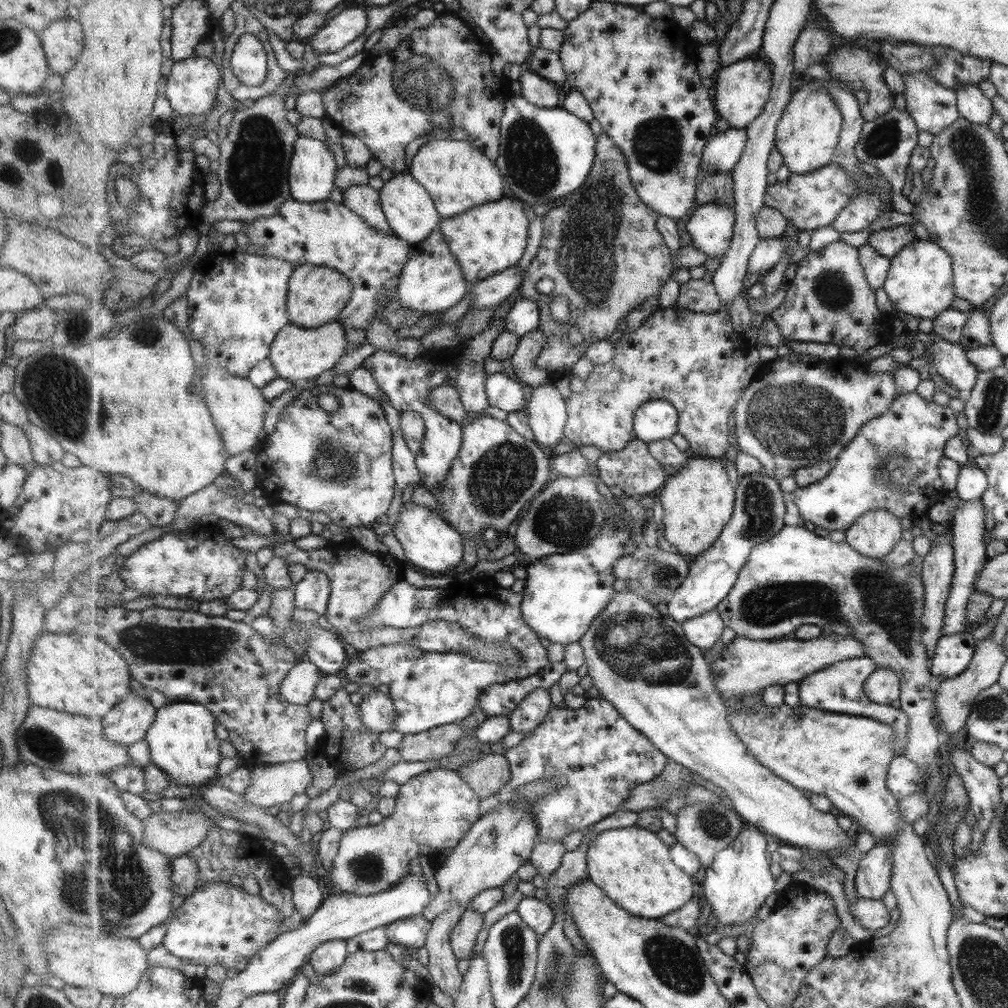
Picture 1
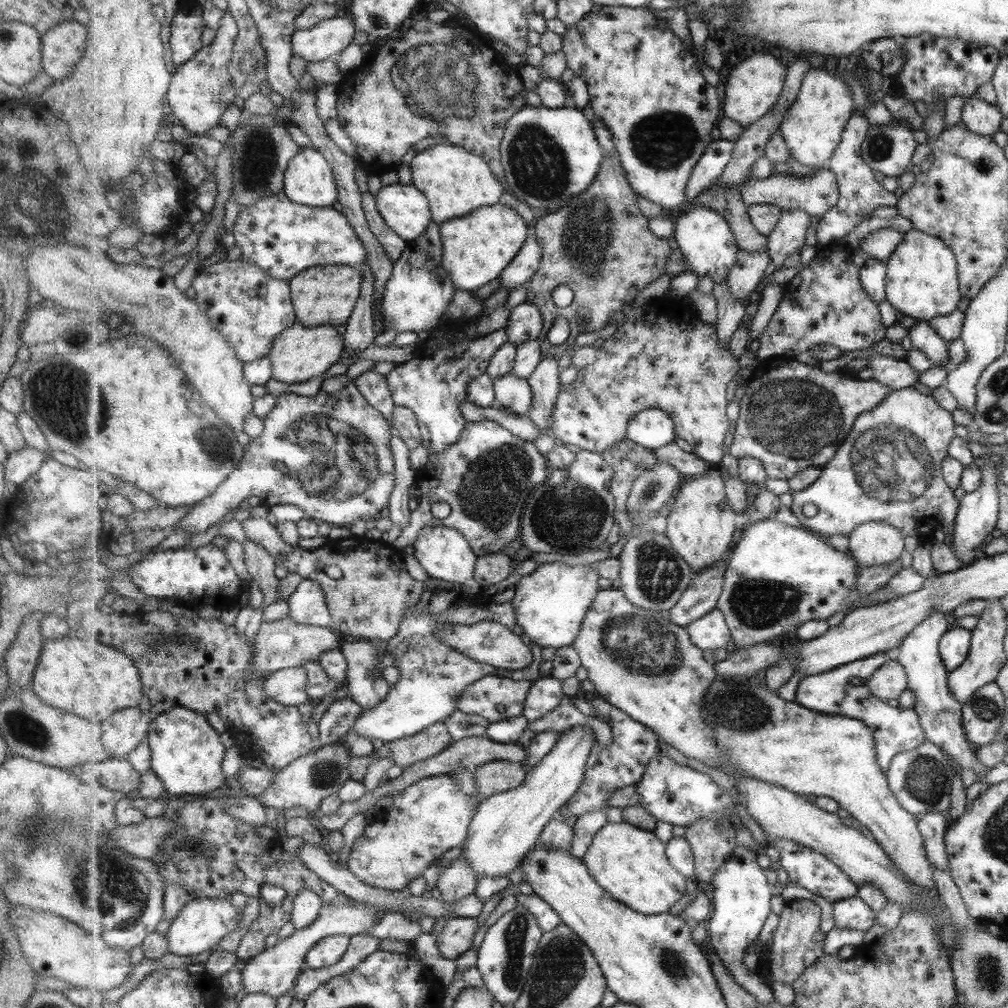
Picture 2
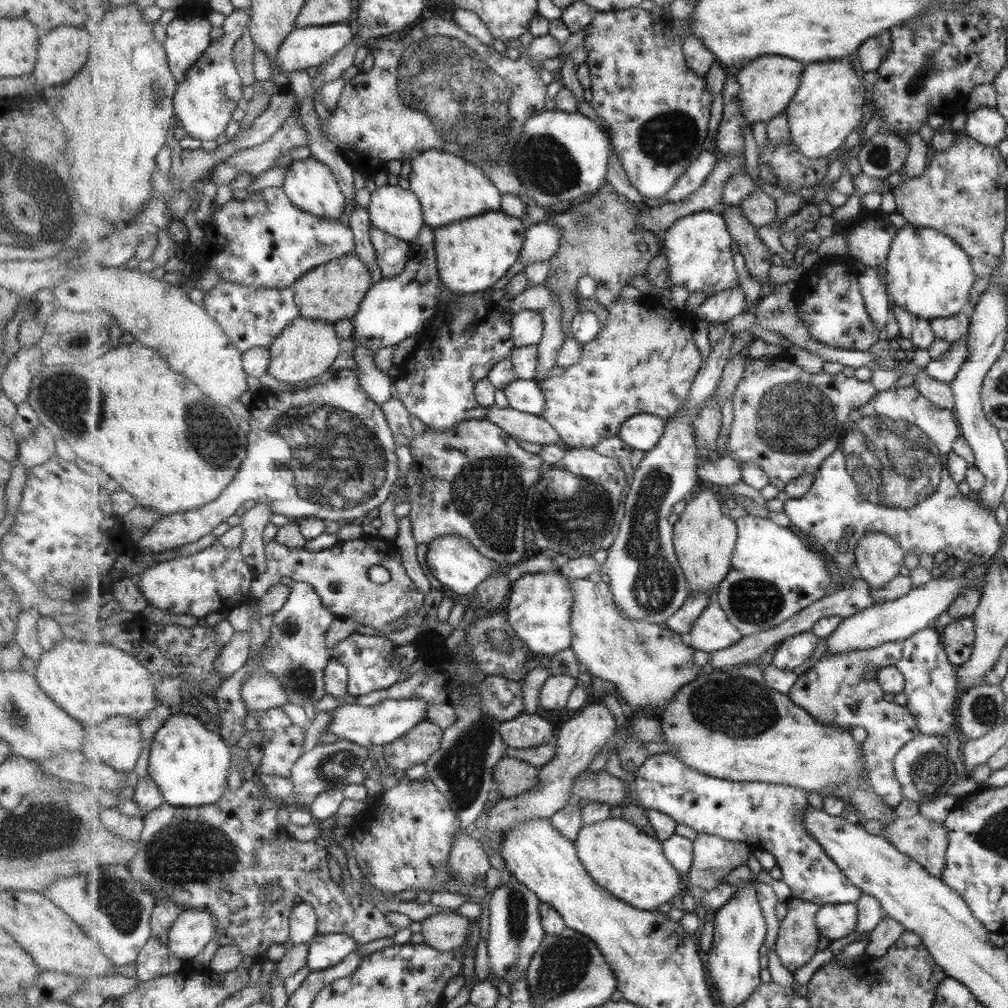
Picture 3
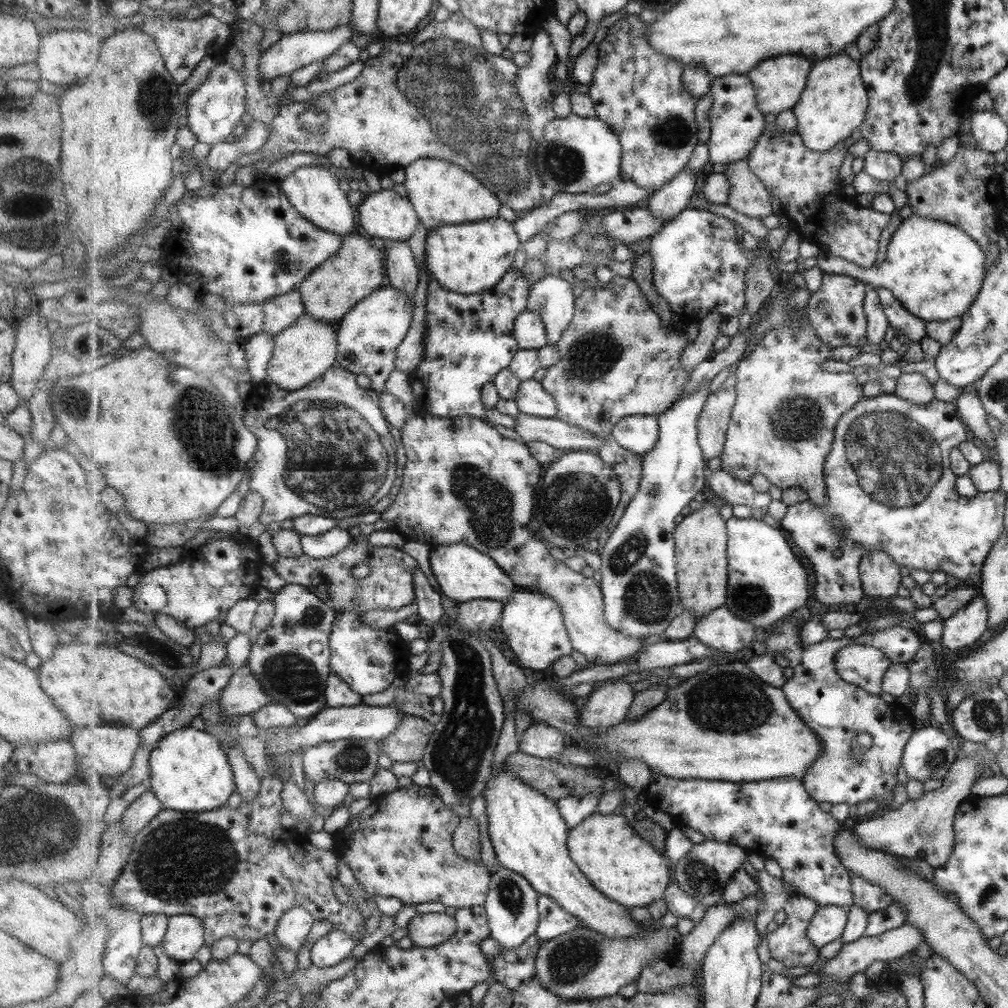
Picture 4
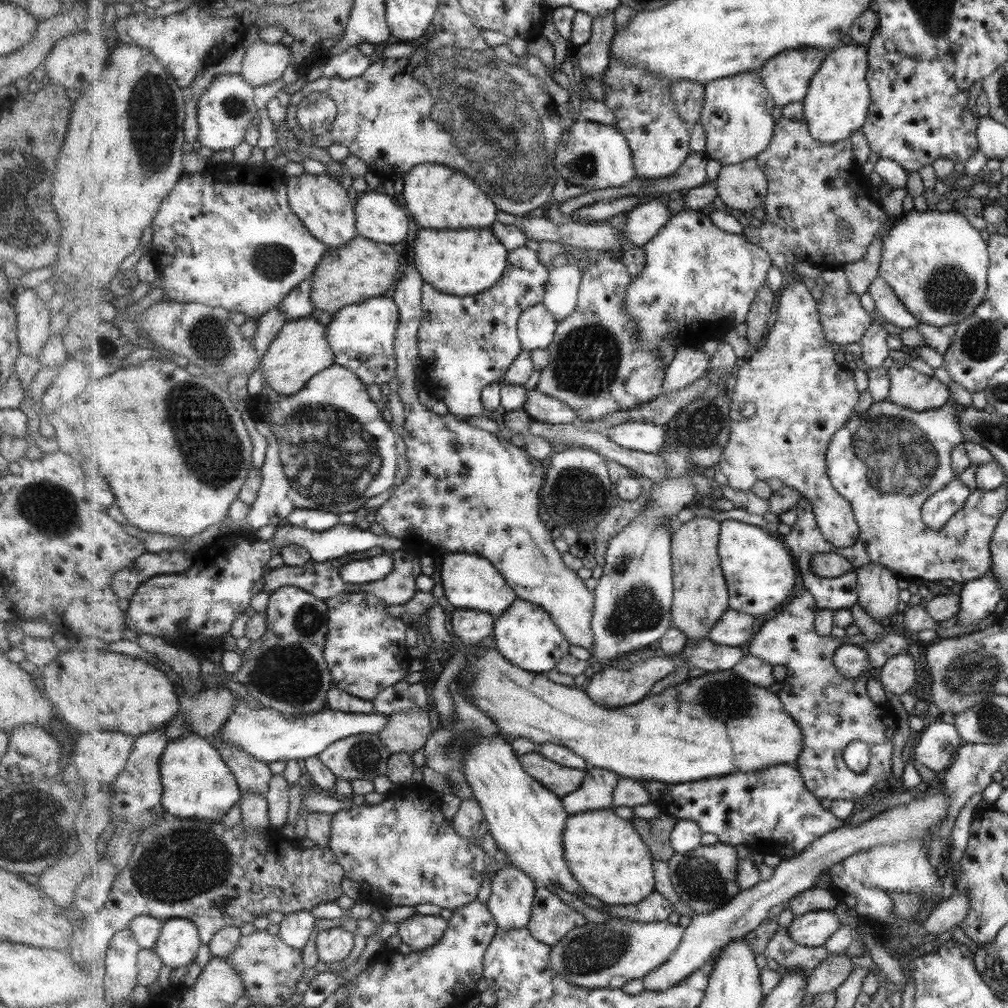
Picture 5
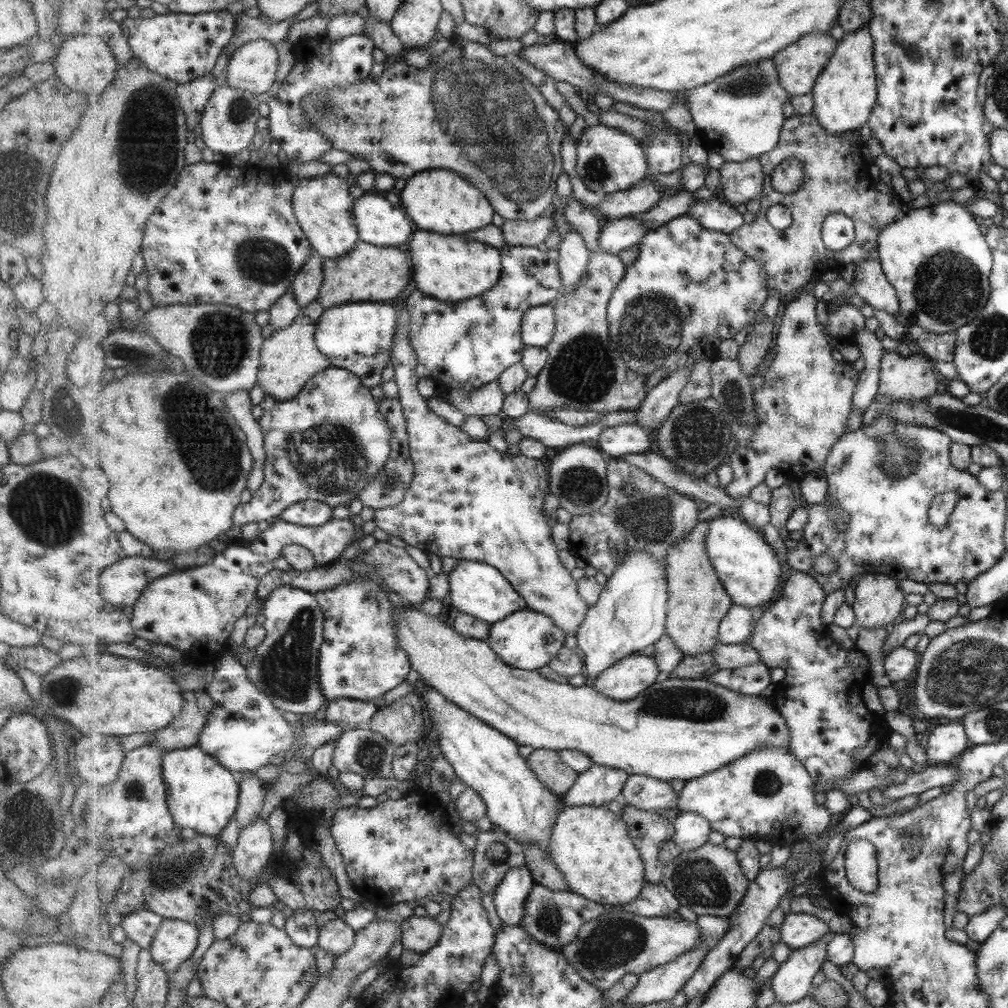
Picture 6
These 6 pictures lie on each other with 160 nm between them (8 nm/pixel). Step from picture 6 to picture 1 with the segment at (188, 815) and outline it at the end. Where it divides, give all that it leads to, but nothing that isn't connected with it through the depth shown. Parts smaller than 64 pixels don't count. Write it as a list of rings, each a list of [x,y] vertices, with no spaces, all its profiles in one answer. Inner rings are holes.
[[[195,702],[170,703],[158,710],[156,722],[149,730],[147,743],[152,754],[152,763],[161,768],[173,784],[183,786],[199,786],[203,783],[213,782],[214,776],[219,776],[219,764],[221,764],[221,740],[215,734],[215,726],[218,719],[215,713],[211,712],[207,706]]]

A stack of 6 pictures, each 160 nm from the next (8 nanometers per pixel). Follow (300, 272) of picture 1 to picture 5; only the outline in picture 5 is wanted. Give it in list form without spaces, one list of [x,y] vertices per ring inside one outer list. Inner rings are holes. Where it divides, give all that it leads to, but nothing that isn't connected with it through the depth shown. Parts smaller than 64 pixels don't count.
[[[360,234],[347,246],[329,250],[312,277],[314,308],[334,316],[346,306],[365,302],[371,297],[390,295],[400,280],[401,256],[393,245],[373,242]]]

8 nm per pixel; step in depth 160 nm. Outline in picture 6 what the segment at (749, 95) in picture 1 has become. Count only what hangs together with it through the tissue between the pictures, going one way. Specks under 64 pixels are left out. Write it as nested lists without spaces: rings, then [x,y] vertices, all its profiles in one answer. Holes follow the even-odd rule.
[[[829,32],[808,34],[801,42],[787,46],[773,57],[779,71],[781,86],[793,96],[811,94],[817,78],[835,54],[840,40]]]

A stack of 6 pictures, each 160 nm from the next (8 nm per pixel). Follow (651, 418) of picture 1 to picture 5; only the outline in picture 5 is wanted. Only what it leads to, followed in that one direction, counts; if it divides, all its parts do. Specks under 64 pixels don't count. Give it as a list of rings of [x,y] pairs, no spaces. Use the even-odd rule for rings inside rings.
[[[629,421],[606,430],[608,438],[622,447],[658,454],[666,445],[667,427],[648,422]]]

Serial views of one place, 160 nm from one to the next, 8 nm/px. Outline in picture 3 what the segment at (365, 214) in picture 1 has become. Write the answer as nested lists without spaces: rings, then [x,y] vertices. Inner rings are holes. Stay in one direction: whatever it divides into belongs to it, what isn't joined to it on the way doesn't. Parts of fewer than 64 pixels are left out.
[[[375,226],[371,228],[371,237],[384,279],[399,276],[409,262],[410,244]]]

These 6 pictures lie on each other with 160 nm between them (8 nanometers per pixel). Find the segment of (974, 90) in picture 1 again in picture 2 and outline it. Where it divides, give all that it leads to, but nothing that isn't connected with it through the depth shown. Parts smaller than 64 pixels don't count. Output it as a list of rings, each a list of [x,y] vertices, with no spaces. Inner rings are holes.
[[[973,94],[964,99],[959,124],[975,134],[990,137],[999,129],[1002,116],[998,107]]]

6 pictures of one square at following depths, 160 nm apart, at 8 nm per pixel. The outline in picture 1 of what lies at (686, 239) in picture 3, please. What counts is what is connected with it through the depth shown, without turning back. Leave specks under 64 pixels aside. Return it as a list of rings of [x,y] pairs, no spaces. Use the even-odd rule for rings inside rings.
[[[721,203],[700,205],[687,222],[692,243],[710,259],[722,261],[732,246],[736,226],[733,208]]]

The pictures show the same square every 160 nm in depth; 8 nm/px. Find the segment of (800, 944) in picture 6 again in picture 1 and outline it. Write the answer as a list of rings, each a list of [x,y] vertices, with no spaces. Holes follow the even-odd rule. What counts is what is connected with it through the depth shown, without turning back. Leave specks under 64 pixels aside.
[[[858,898],[850,905],[850,909],[855,920],[870,933],[879,932],[891,920],[890,908],[883,899]]]

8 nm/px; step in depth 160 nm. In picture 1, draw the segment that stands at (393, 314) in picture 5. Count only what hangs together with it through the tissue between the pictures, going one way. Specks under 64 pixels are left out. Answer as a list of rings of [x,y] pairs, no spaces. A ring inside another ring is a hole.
[[[438,229],[423,243],[409,246],[411,259],[401,273],[401,283],[397,296],[402,305],[410,311],[437,313],[449,310],[463,301],[470,293],[471,285],[465,280],[464,268],[453,256],[444,234]]]

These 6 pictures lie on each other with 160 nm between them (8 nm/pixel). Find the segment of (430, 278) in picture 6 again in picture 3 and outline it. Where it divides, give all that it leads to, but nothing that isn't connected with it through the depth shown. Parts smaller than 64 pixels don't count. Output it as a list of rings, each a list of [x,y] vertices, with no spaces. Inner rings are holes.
[[[490,211],[436,228],[437,262],[445,286],[460,296],[483,293],[503,276],[512,274],[524,250],[528,224],[503,211]]]

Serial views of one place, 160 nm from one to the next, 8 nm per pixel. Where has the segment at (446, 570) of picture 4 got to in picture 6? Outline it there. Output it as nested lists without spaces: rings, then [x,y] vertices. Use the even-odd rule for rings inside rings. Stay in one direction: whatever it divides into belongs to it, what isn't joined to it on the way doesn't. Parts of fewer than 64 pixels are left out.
[[[457,560],[456,567],[448,574],[452,606],[461,613],[476,616],[494,625],[510,614],[528,608],[527,601],[516,591],[516,587],[491,563],[472,560]]]

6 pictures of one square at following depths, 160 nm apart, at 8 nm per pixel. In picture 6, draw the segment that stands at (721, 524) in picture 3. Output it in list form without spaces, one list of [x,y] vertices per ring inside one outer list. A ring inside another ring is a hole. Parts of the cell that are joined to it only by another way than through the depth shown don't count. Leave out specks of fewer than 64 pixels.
[[[709,521],[699,522],[693,532],[668,550],[666,558],[670,594],[666,634],[673,638],[685,656],[712,652],[721,643],[721,621],[734,605],[708,553],[709,529]]]

